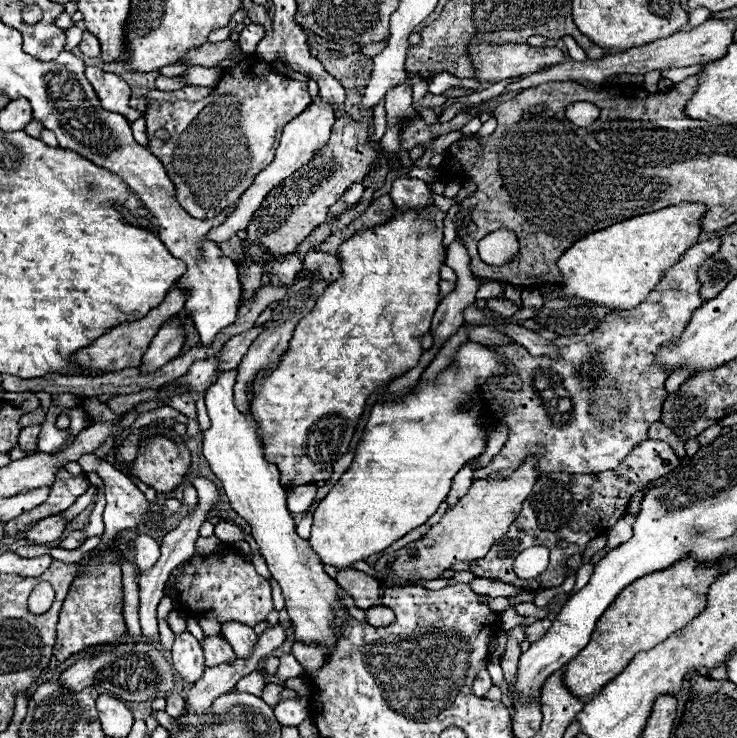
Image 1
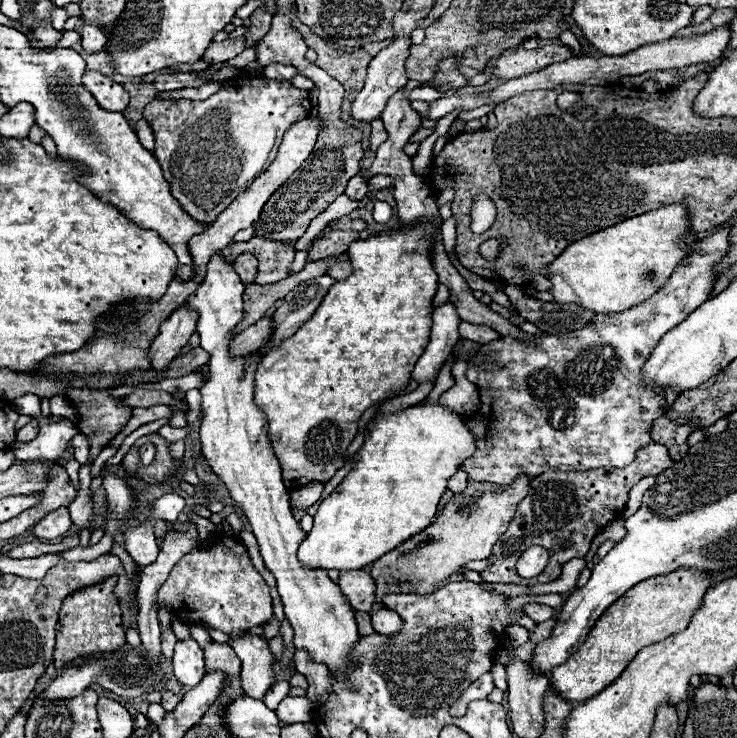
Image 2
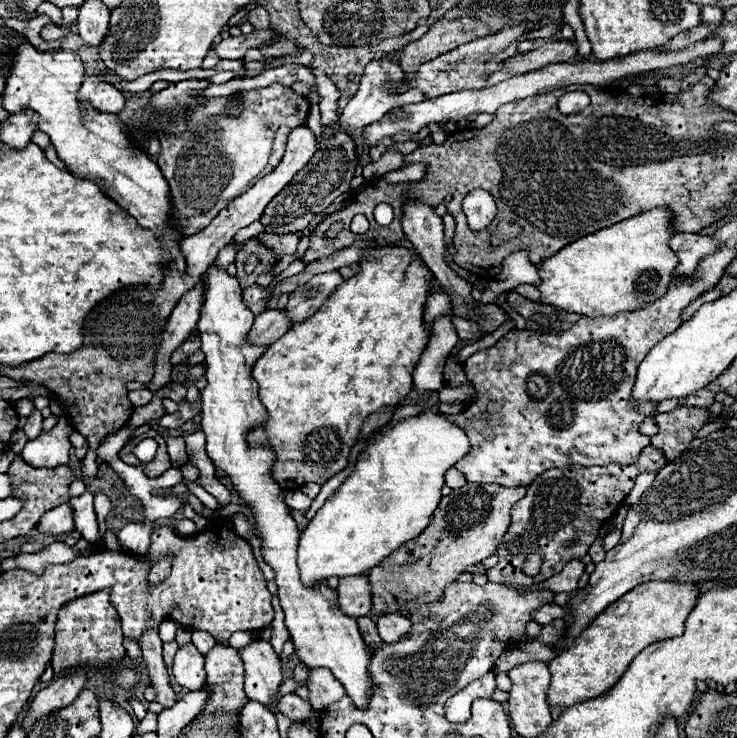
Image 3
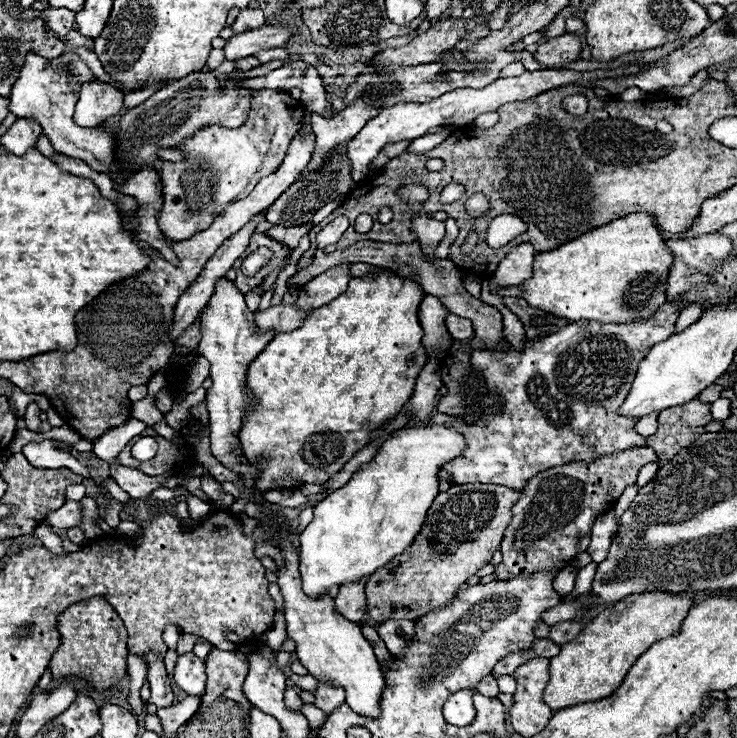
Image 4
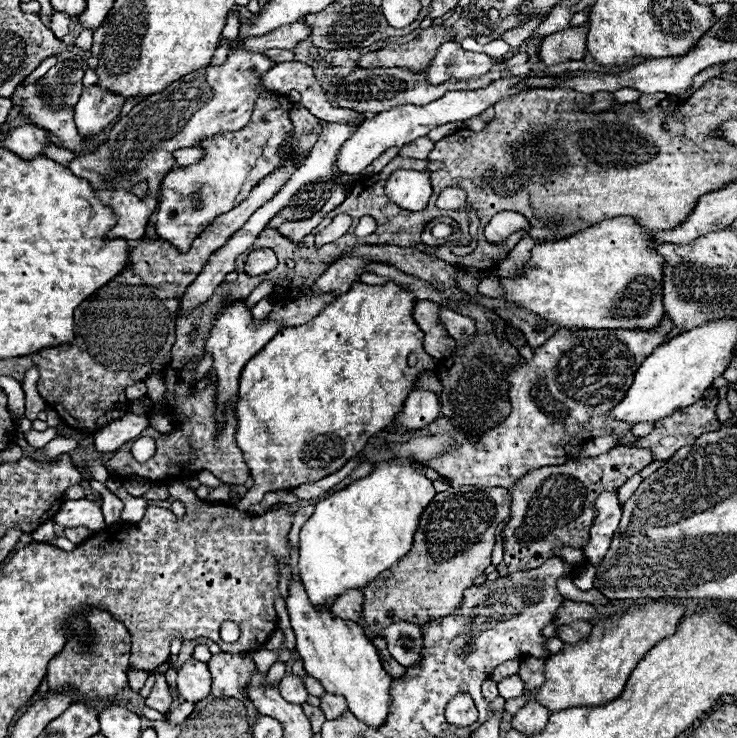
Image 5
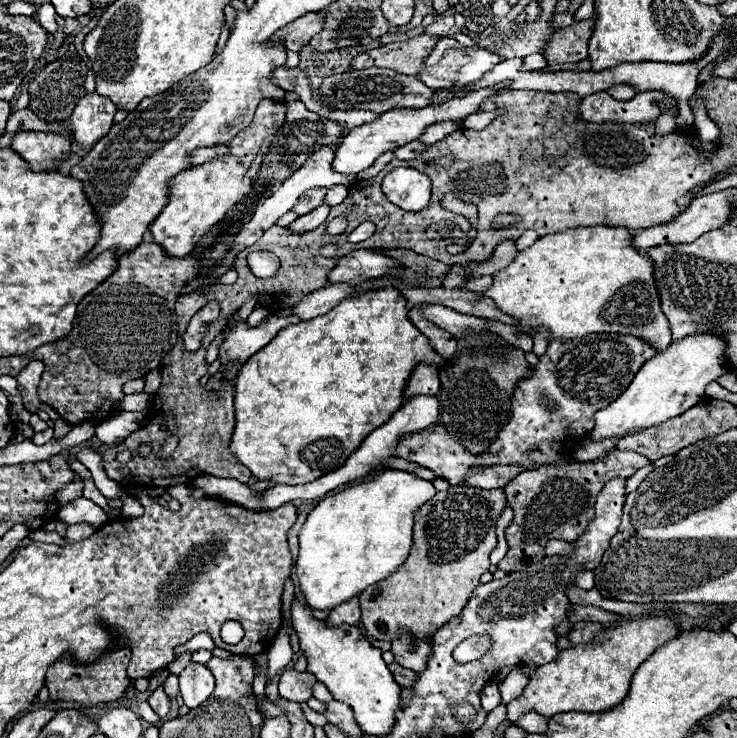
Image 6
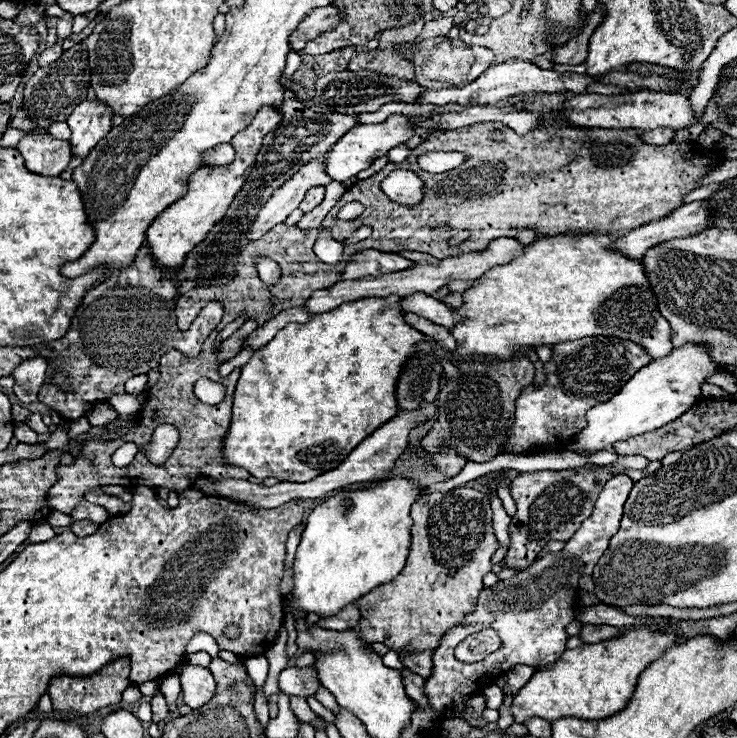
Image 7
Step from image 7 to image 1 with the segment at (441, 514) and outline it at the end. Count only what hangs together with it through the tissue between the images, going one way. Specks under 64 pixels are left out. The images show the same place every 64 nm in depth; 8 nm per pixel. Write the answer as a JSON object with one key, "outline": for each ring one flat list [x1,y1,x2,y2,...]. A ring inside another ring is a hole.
{"outline":[[528,458,508,478,490,476,476,480,468,494,458,504,454,504,444,514,444,518,434,524,420,540,414,540,396,552,380,556,374,564,378,570,376,578,386,588,394,588,400,584,416,584,418,580,434,580,456,562,484,558,488,554,488,548,500,536,504,536,504,532,508,532,508,526,518,518,524,500,528,498,532,486,540,476,542,474,536,472,536,460]]}

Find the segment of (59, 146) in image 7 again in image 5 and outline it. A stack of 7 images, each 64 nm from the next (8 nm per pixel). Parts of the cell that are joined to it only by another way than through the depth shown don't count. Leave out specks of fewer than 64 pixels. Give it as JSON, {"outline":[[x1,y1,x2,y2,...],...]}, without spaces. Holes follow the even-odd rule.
{"outline":[[22,124,12,128,4,138,4,148,14,152,16,156,22,156,26,160,44,154,44,146,48,144,46,132,36,124]]}

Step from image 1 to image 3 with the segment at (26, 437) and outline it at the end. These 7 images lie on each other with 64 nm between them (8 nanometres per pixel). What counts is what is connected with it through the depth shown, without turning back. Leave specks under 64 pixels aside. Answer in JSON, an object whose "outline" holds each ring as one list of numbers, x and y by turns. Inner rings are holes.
{"outline":[[34,410,30,416,28,416,28,422,26,422,26,426,22,428,22,432,28,436,28,440,32,440,32,438,36,438,40,432,42,432,42,414,38,412,38,410]]}

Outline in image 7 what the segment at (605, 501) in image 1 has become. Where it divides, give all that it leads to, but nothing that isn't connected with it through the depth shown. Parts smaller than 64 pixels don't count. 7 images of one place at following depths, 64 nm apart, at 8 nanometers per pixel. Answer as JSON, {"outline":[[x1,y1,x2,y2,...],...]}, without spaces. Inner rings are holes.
{"outline":[[618,456,614,464,602,468,570,468,570,470,538,470,522,472,510,482,510,494,516,502,516,516,508,526,510,548,502,560,504,568,528,568,540,556,548,540,570,540,580,524,592,514,598,494,608,478,624,470,642,470,648,460,644,456]]}

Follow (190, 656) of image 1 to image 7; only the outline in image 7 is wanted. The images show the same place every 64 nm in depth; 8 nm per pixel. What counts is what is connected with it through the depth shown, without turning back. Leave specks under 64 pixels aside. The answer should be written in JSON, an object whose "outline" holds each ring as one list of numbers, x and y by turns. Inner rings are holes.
{"outline":[[188,664,182,672,180,672,180,682,182,682,182,696,184,696,184,704,190,708,200,708,206,702,212,700,214,692,216,692,216,684,214,678,210,674,208,668,204,666,194,666]]}

